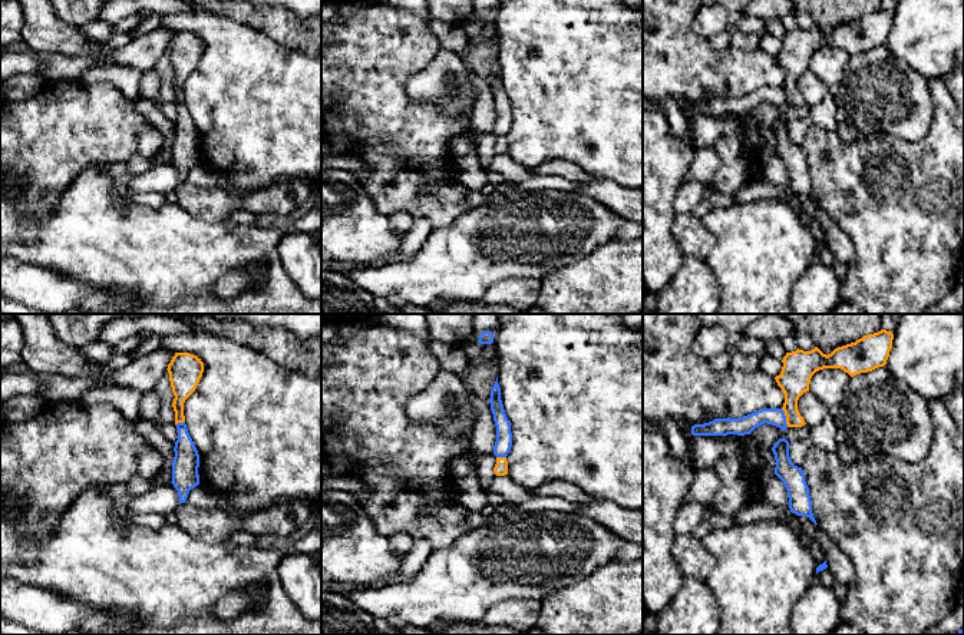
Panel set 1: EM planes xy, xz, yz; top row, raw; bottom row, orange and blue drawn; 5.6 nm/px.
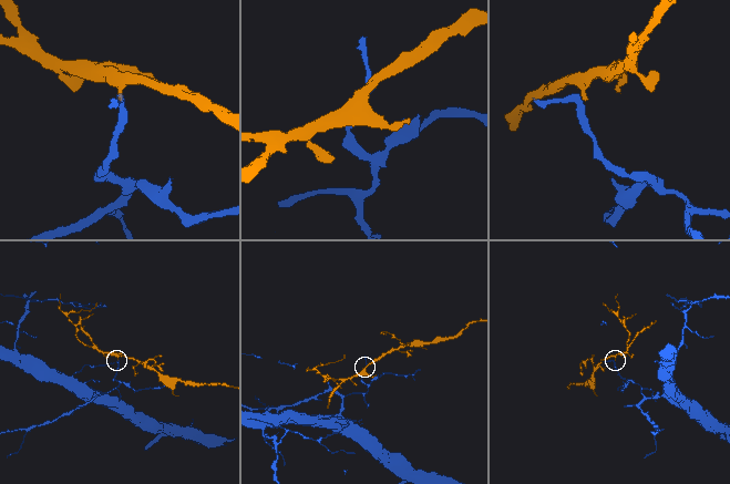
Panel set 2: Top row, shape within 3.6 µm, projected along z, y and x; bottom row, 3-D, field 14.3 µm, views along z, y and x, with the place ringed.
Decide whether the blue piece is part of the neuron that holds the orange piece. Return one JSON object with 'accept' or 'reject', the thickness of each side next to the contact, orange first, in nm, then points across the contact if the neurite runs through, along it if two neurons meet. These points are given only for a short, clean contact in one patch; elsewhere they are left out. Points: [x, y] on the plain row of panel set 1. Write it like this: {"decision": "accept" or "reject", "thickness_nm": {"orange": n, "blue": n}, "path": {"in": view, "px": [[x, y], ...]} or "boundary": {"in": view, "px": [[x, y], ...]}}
{"decision": "reject", "thickness_nm": {"orange": 170, "blue": 100}, "boundary": {"in": "yz", "px": [[781, 88], [788, 105]]}}

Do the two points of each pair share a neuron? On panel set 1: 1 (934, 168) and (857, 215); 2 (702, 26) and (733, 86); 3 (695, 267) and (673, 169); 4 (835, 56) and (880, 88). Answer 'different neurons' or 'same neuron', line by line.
1: same neuron
2: different neurons
3: different neurons
4: different neurons

